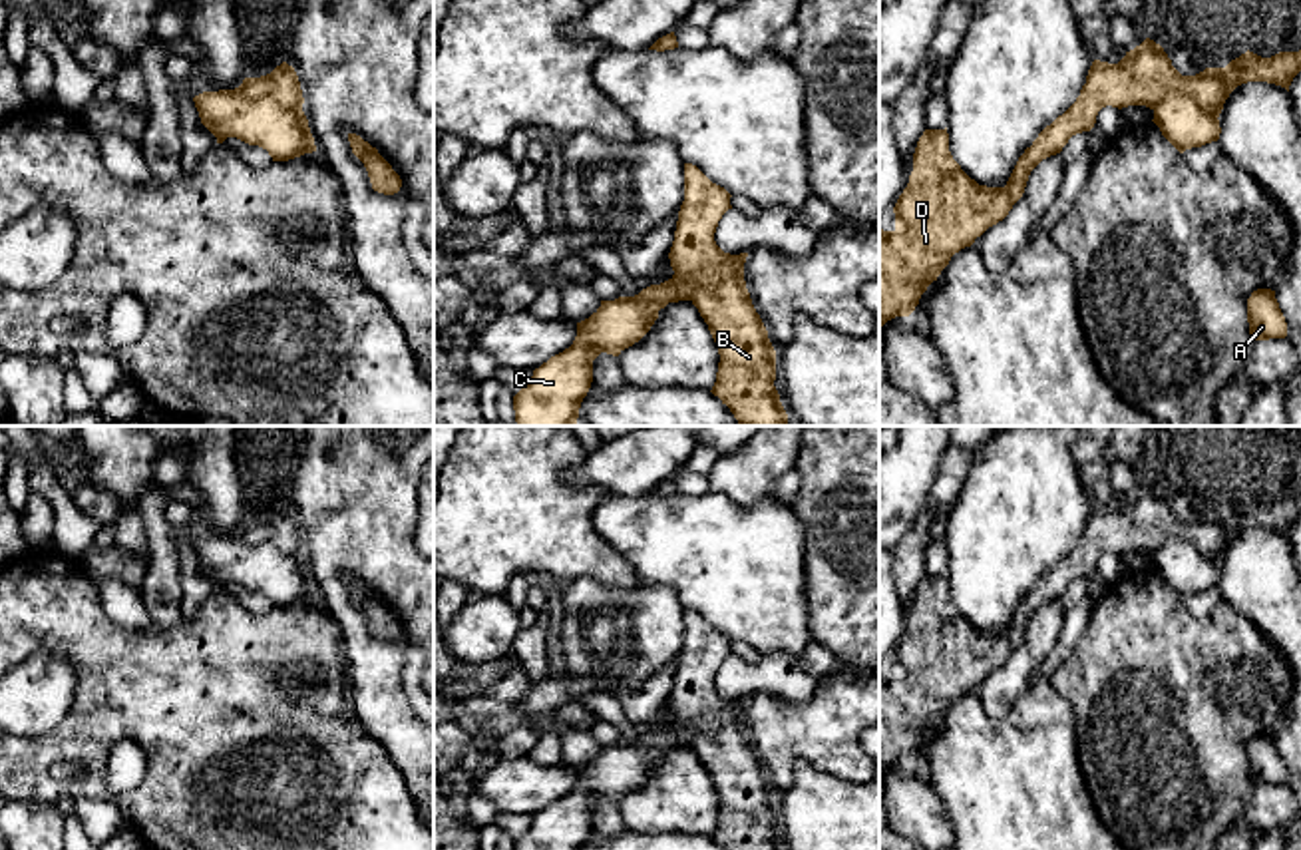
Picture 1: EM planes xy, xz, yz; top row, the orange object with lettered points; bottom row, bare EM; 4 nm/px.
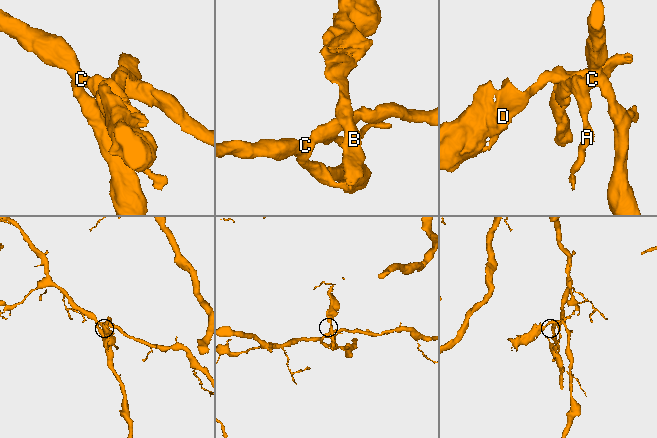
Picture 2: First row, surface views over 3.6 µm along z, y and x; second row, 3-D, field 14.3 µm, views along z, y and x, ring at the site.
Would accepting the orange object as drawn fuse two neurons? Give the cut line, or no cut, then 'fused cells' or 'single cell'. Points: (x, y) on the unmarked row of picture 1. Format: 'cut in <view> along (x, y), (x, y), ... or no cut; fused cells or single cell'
cut in xz along (675, 717), (697, 721), (705, 715), (715, 715), (719, 729); fused cells

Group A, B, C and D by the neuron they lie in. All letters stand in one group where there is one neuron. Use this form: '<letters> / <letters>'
A C / B D

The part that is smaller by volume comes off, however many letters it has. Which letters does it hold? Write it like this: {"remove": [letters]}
{"remove": ["B", "D"]}

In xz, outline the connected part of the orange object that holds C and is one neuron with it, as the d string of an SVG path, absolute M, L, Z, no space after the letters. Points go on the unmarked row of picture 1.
M704 715L696 723L674 719L635 743L601 746L589 764L577 768L573 790L535 814L513 850L581 850L593 828L593 806L601 798L619 802L650 776L668 748L690 746L696 735L712 737L716 731L718 715Z

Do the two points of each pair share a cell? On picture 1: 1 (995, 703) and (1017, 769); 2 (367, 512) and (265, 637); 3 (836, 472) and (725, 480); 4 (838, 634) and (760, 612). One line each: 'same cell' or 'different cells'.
1: different cells
2: different cells
3: different cells
4: different cells

